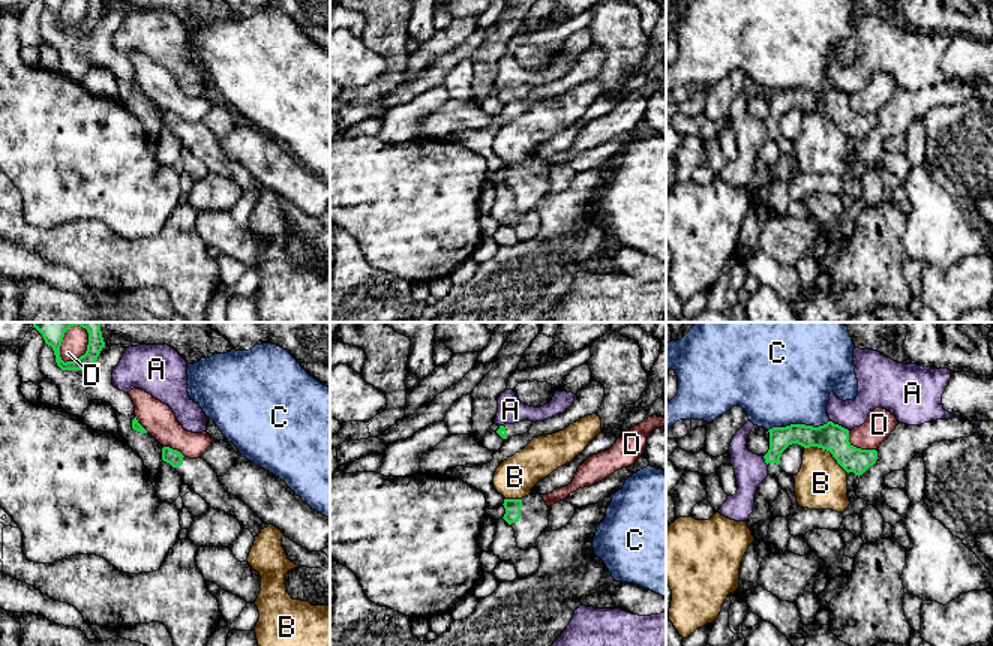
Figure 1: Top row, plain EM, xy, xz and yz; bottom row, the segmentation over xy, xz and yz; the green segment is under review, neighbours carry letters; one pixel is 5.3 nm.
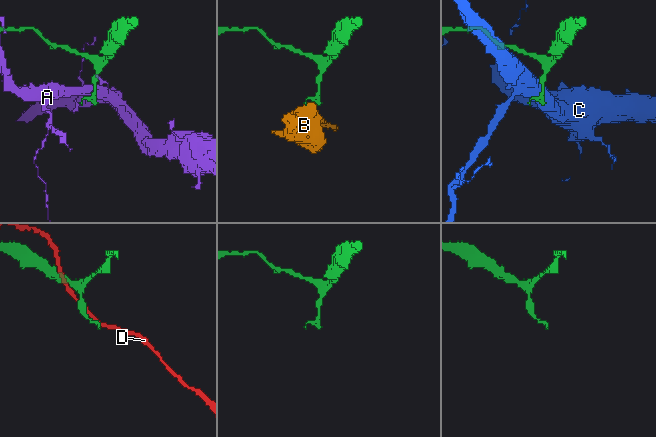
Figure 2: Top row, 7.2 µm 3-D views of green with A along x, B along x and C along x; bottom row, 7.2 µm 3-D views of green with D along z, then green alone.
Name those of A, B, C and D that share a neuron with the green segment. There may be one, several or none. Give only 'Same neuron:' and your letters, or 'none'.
Same neuron: none

